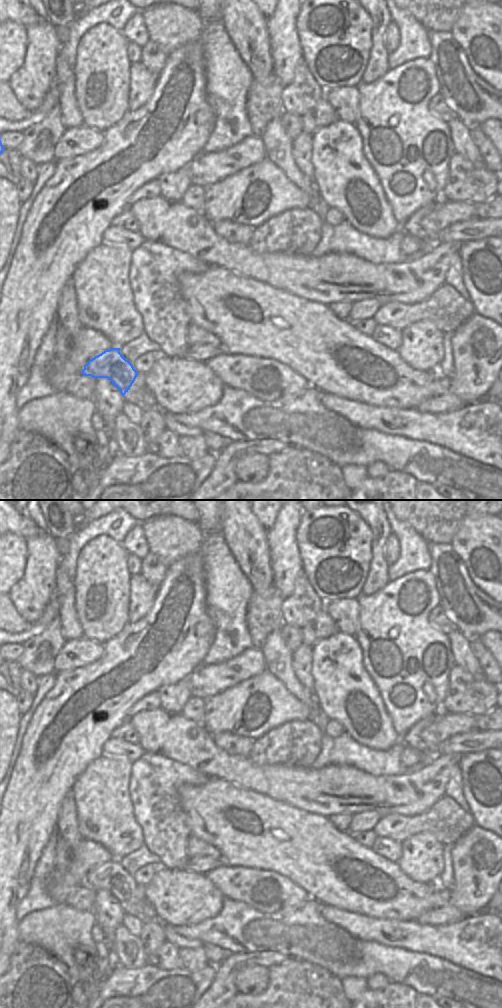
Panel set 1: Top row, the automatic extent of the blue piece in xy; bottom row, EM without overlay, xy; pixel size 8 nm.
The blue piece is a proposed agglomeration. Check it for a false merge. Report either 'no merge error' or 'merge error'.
no merge error

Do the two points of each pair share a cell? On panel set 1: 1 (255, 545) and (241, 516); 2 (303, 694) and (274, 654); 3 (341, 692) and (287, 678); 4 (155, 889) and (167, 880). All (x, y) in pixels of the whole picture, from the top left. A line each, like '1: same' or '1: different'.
1: same
2: same
3: different
4: same

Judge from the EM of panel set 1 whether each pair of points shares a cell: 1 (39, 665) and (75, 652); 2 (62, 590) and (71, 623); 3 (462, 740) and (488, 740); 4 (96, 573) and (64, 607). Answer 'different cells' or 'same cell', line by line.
1: different cells
2: same cell
3: same cell
4: different cells

